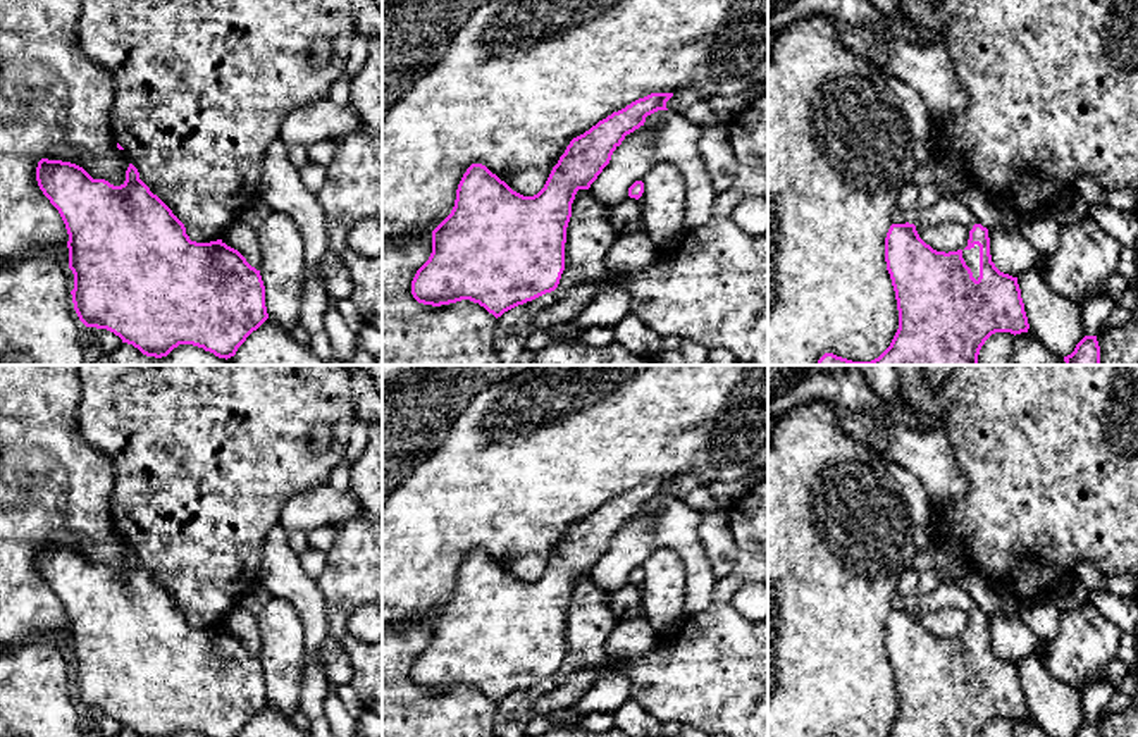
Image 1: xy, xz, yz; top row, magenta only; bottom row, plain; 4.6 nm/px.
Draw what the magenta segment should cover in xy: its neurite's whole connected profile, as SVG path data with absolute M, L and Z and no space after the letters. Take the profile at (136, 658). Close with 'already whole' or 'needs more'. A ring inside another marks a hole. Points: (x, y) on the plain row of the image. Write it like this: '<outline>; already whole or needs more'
M41 544L36 567L65 610L69 654L74 660L71 680L86 713L107 715L139 737L172 737L179 730L193 730L205 737L238 737L269 704L260 656L222 625L191 627L184 610L150 577L133 549L126 556L126 567L114 572L105 565L93 565L76 549Z; already whole

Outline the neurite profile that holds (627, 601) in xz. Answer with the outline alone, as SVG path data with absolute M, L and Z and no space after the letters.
M627 582L611 592L611 611L618 622L632 620L642 615L642 592L635 584Z

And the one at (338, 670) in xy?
M327 637L320 651L322 668L331 685L346 685L353 678L353 668L344 656L341 642L336 637Z

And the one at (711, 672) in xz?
M768 477L727 511L737 558L732 573L716 580L709 606L687 616L673 634L659 635L656 646L637 660L618 660L609 668L575 672L535 701L535 715L573 708L603 677L623 672L630 678L630 699L659 723L680 722L728 737L768 737L768 618L752 622L732 603L733 594L745 584L768 585Z

